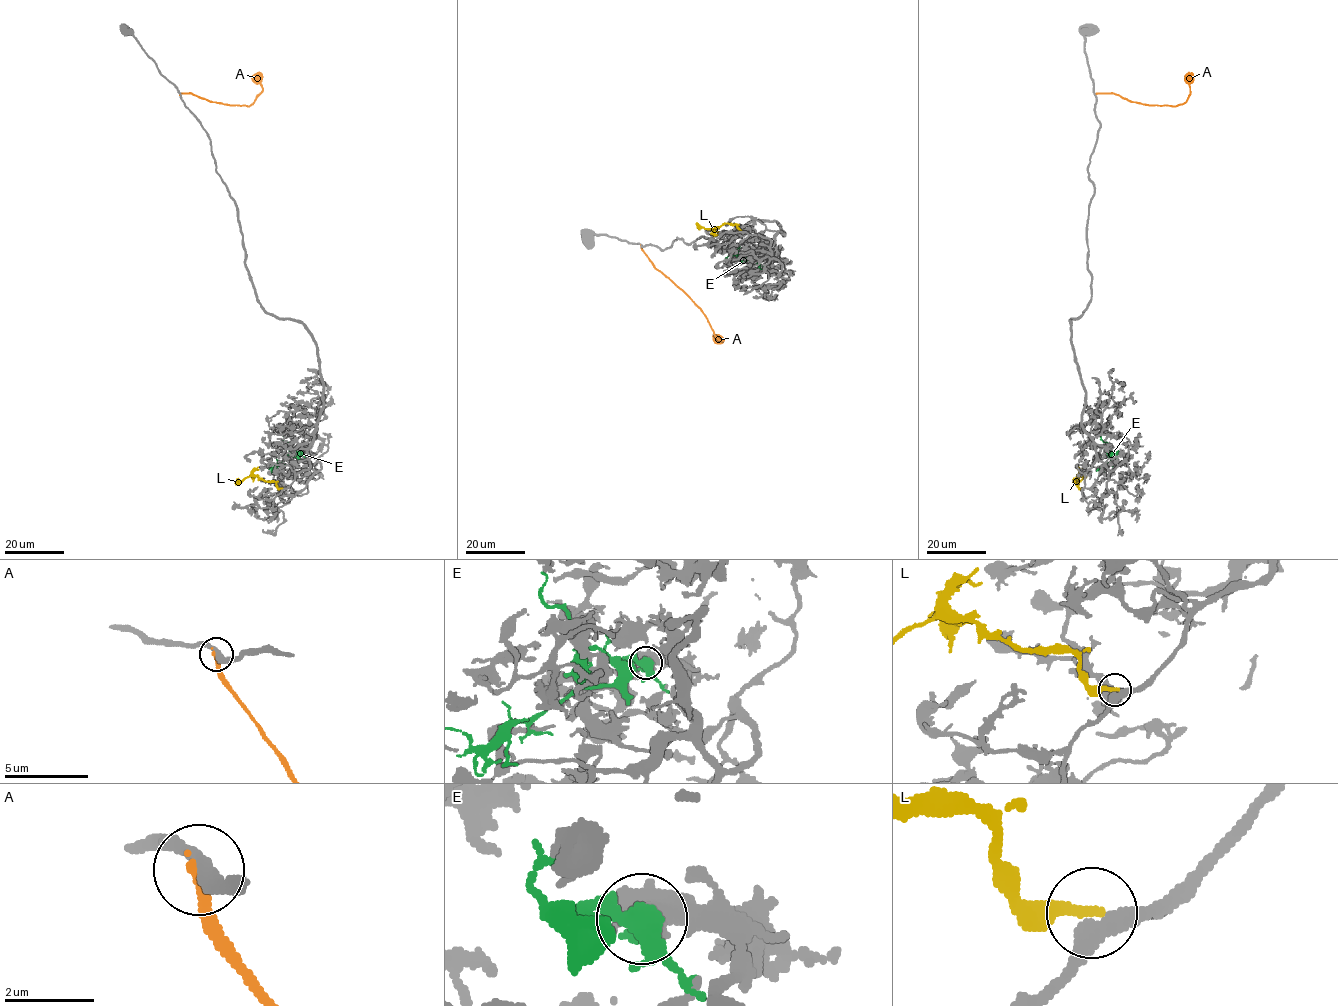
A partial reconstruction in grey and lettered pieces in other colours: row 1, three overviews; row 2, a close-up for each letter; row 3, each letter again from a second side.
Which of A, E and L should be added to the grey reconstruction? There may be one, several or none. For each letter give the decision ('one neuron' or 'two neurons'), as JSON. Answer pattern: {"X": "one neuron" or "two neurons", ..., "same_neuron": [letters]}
{"A": "two neurons", "E": "two neurons", "L": "one neuron", "same_neuron": ["L"]}

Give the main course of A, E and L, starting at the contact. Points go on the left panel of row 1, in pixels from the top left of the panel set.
A: (180, 95), (191, 93), (223, 104), (249, 106), (261, 91), (261, 78), (255, 73)
E: (302, 452), (274, 466), (264, 464)
L: (282, 488), (255, 476), (235, 482)

